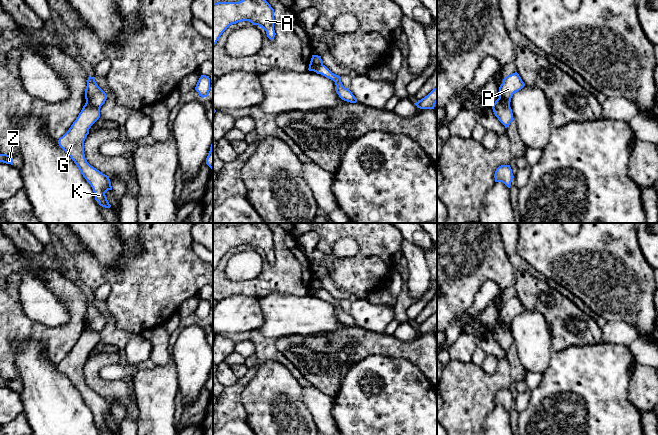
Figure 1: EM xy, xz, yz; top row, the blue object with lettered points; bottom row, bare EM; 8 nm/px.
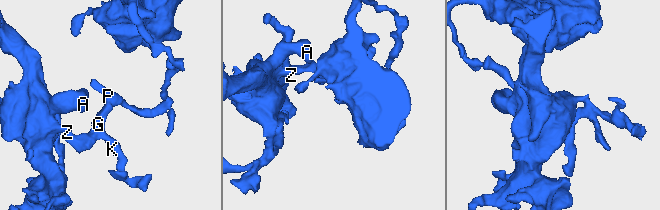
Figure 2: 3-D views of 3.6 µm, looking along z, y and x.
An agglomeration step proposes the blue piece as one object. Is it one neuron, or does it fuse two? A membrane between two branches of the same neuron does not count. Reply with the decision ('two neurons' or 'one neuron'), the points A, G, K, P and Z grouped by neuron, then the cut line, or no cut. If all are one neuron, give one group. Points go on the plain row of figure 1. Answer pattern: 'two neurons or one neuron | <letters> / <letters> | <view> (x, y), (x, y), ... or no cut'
two neurons | A G K Z / P | xy (86, 326), (99, 332)

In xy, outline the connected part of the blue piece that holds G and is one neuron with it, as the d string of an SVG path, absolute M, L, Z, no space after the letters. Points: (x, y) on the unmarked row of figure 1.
M85 327L69 354L59 362L58 368L71 381L83 401L91 409L95 424L99 426L99 429L110 432L111 429L105 419L108 414L112 414L110 403L91 390L84 378L84 365L89 358L89 353L99 342L100 332Z

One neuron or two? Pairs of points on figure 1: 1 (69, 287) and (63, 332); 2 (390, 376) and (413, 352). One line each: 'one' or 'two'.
1: one
2: two

